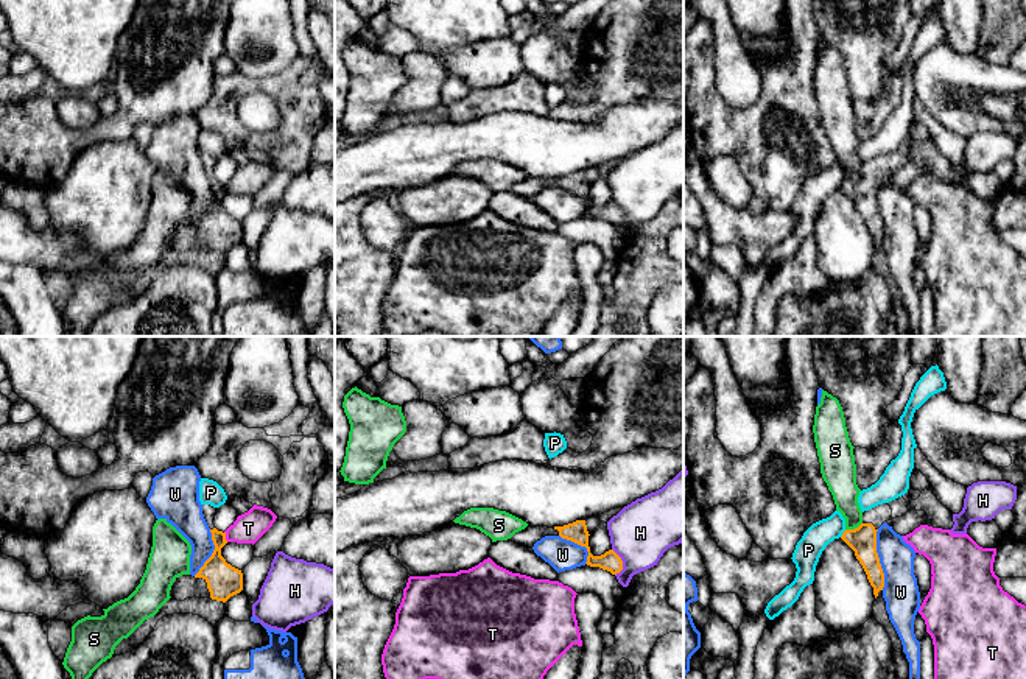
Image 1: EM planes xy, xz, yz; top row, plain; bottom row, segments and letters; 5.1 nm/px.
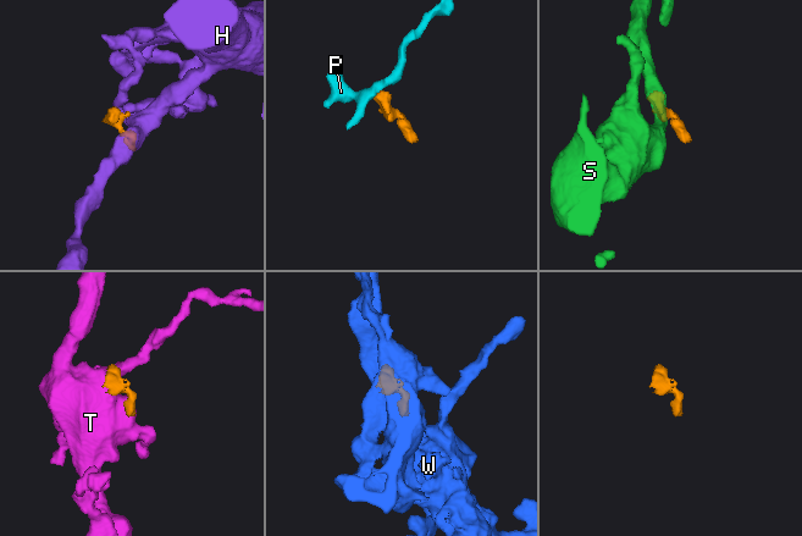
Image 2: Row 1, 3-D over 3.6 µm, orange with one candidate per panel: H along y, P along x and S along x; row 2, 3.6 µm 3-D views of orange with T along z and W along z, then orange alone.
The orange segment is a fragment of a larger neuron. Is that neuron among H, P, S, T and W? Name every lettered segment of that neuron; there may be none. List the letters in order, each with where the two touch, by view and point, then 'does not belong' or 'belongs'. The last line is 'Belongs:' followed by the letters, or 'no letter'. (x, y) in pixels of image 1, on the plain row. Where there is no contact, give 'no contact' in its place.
H: meets orange in xz at (621, 214); does not belong
P: meets orange in yz at (843, 184); does not belong
S: meets orange in yz at (855, 179); does not belong
T: meets orange in xy at (224, 187); does not belong
W: meets orange in yz at (878, 211); does not belong
Belongs: no letter

